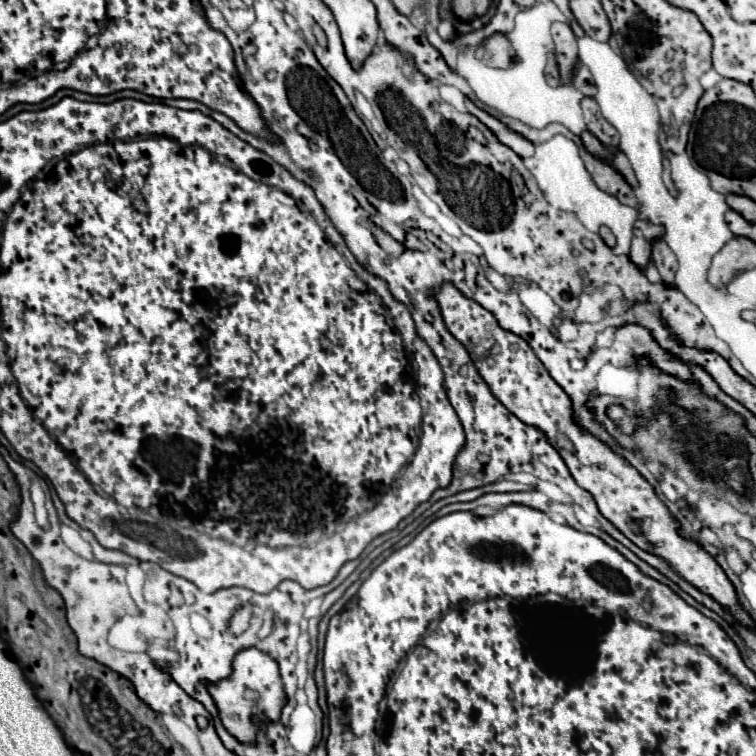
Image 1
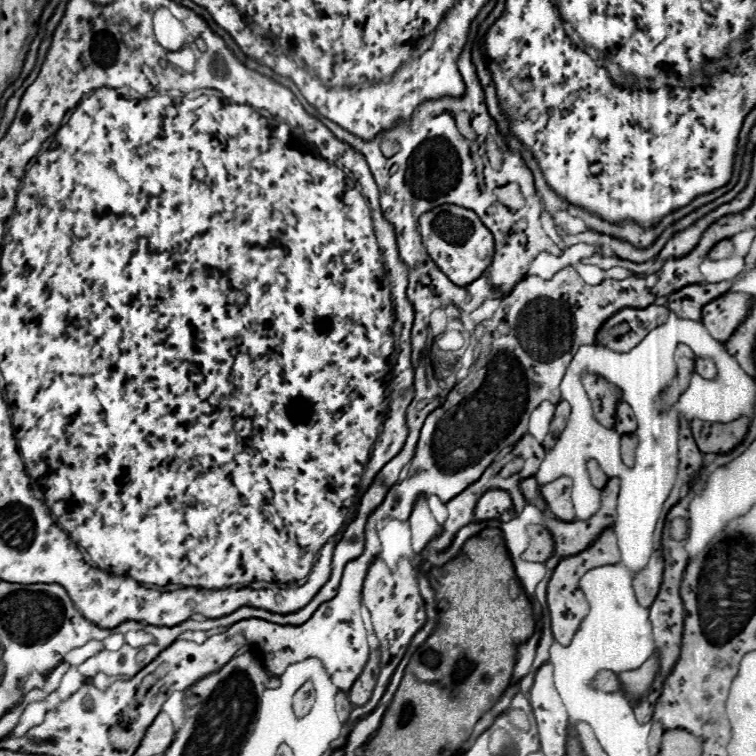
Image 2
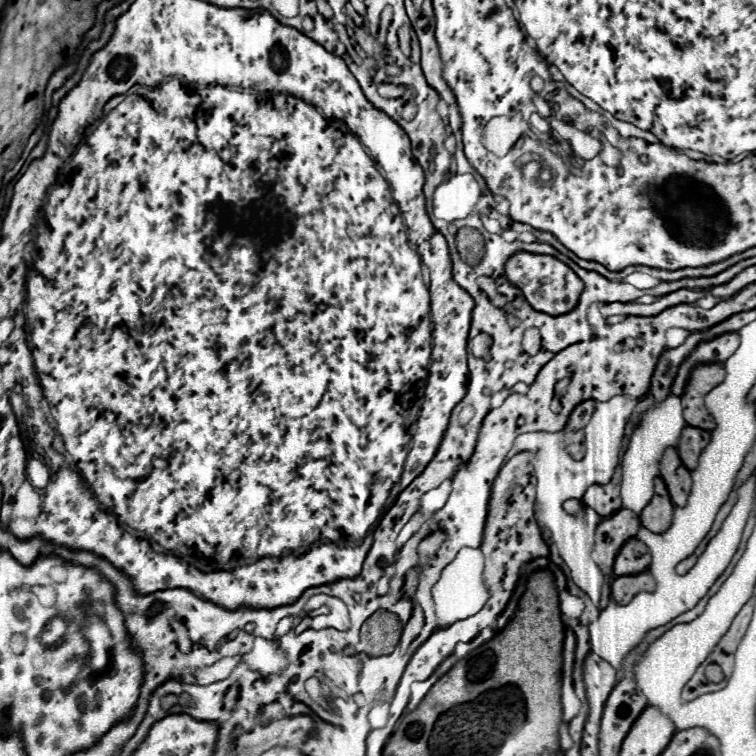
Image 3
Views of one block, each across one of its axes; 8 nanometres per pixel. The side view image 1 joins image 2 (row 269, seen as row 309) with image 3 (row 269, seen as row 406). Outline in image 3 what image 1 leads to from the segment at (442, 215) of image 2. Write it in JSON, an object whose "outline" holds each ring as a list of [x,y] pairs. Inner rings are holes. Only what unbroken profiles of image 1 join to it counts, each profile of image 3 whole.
{"outline":[[[530,252],[514,254],[506,262],[506,278],[524,292],[524,298],[530,302],[534,310],[550,316],[562,316],[574,310],[578,306],[580,294],[584,292],[584,282],[572,268],[568,268],[564,262],[552,256],[542,256],[542,254],[530,254]]]}

